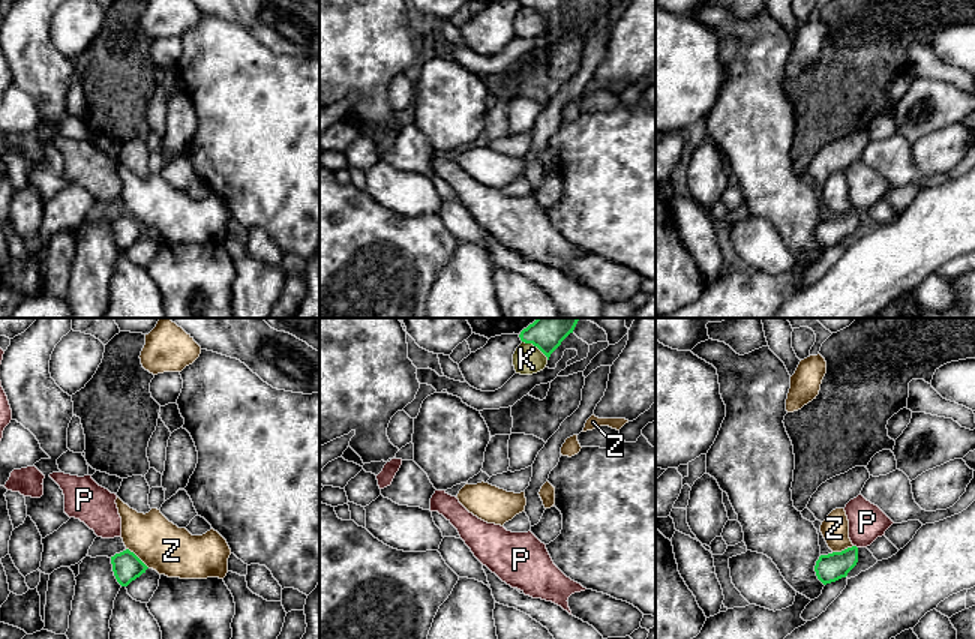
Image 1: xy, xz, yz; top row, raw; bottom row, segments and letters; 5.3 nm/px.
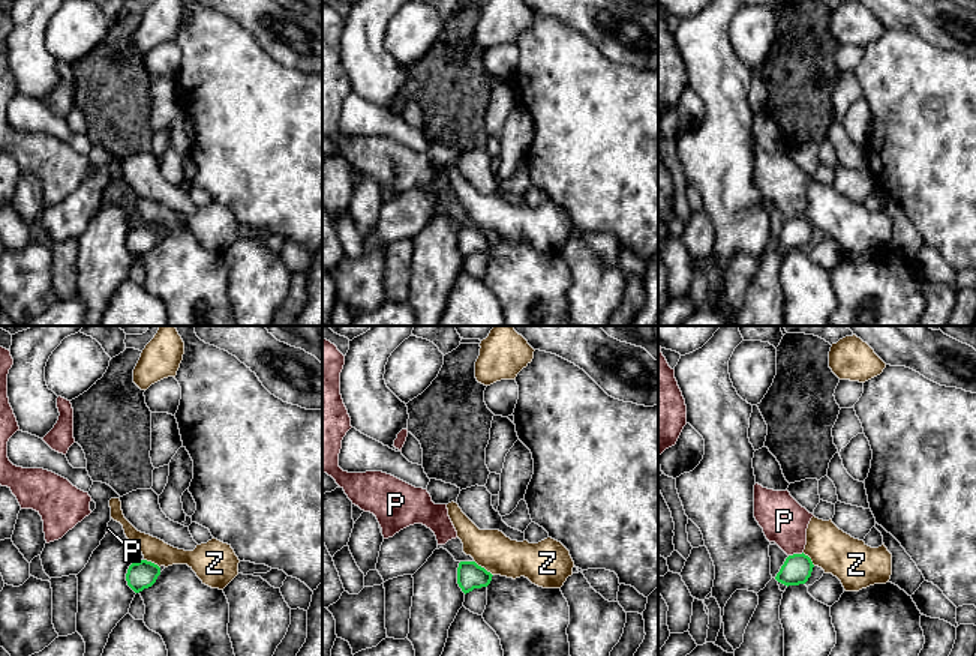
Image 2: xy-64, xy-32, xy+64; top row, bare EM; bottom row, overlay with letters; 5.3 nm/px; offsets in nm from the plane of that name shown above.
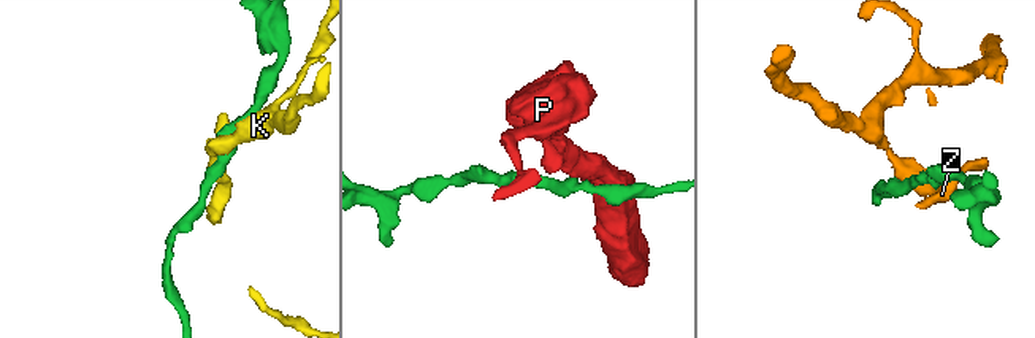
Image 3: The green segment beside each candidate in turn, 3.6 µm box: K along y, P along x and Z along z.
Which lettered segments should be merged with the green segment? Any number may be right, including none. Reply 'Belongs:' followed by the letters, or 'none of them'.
Belongs: none of them

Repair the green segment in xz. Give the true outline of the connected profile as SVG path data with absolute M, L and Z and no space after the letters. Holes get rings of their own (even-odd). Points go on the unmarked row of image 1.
M519 0L522 6L537 10L549 24L567 0Z

